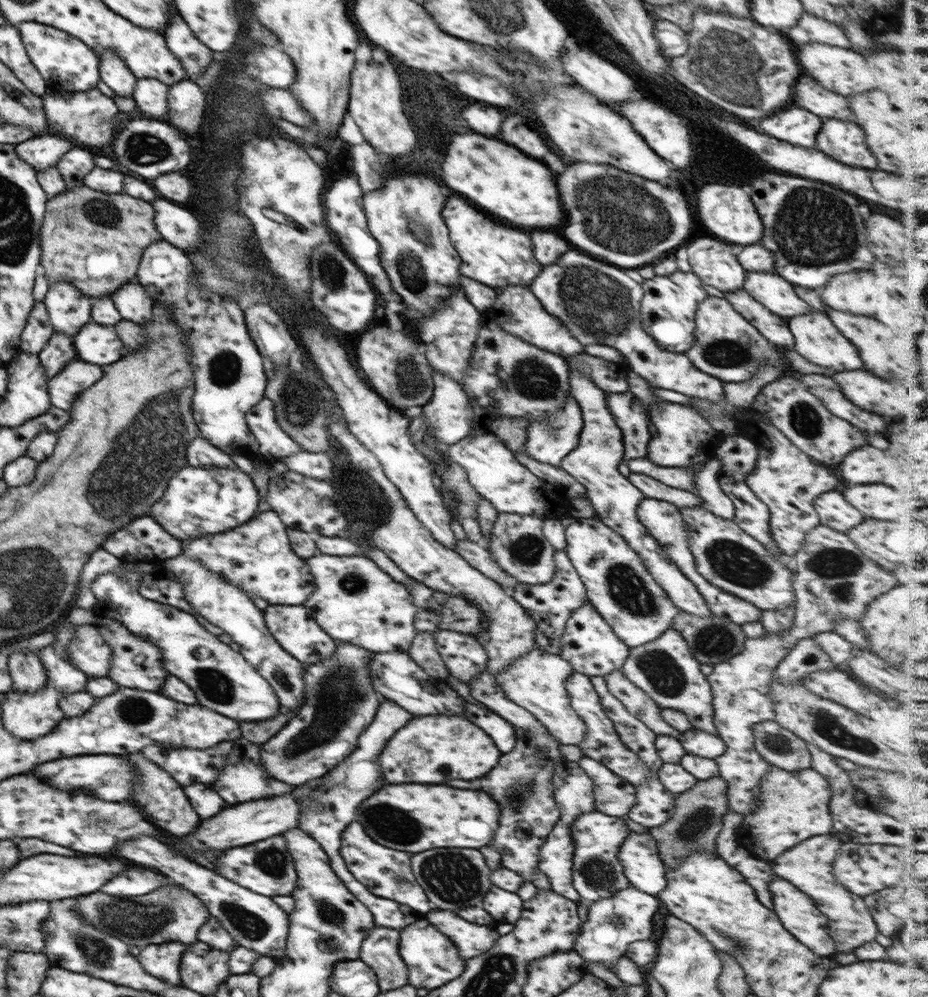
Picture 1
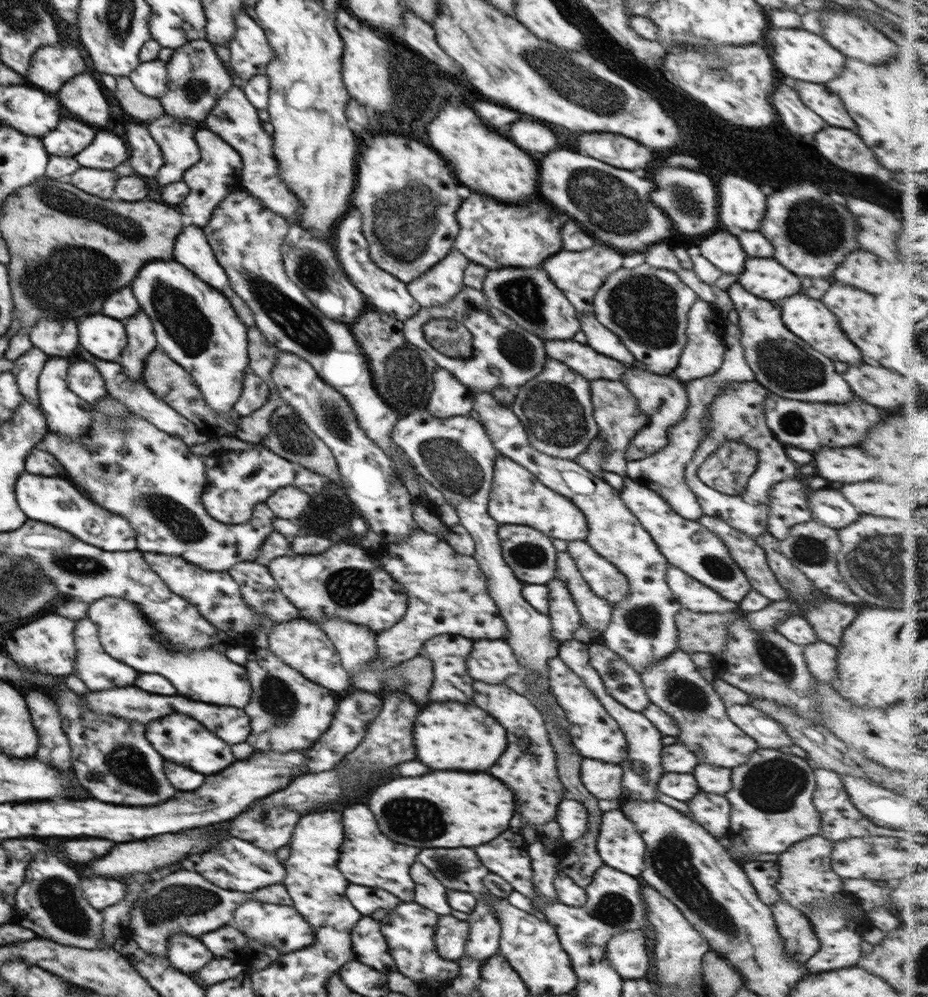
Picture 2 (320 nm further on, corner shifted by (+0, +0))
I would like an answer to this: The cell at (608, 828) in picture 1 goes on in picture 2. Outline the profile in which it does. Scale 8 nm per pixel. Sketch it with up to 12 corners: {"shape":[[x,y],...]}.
{"shape":[[560,801],[557,823],[566,843],[588,830],[588,810]]}

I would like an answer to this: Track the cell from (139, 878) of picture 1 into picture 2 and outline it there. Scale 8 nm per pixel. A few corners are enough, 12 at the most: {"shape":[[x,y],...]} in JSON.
{"shape":[[80,878],[90,906],[102,910],[127,893],[122,880]]}

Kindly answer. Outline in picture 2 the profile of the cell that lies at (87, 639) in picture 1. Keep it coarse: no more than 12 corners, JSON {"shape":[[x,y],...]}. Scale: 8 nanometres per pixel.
{"shape":[[44,616],[6,638],[26,673],[74,675],[76,620]]}

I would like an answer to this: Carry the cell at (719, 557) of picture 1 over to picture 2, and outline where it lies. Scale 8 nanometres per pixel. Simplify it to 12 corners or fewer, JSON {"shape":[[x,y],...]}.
{"shape":[[656,491],[621,499],[671,566],[739,603],[751,584],[727,546]]}

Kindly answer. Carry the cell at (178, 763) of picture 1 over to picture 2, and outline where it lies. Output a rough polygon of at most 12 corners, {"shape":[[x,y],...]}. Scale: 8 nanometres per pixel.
{"shape":[[186,714],[150,722],[166,760],[200,774],[234,764],[230,746]]}

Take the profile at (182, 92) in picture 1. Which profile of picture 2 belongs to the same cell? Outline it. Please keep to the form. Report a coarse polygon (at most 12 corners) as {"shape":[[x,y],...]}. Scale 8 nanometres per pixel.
{"shape":[[166,114],[145,124],[164,154],[158,184],[200,160],[202,126]]}

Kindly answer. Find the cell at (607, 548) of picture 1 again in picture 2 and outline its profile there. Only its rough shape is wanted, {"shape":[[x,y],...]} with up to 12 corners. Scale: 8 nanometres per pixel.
{"shape":[[586,541],[567,553],[588,586],[611,606],[628,596],[627,578]]}

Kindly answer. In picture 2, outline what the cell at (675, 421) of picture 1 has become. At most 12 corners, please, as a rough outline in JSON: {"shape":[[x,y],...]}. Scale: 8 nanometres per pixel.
{"shape":[[629,366],[621,381],[649,421],[625,450],[628,461],[668,444],[682,420],[686,383]]}

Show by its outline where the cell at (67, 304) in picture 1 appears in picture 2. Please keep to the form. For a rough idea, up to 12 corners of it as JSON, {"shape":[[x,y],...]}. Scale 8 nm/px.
{"shape":[[40,319],[30,341],[49,357],[79,348],[74,320]]}

